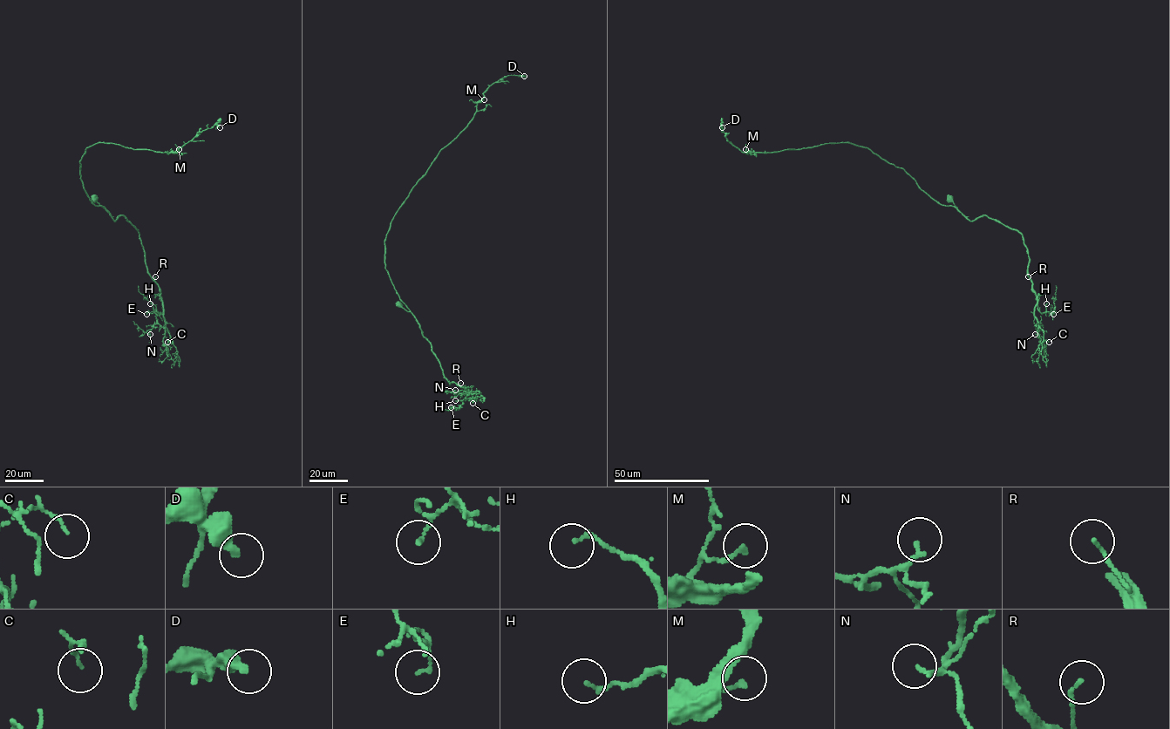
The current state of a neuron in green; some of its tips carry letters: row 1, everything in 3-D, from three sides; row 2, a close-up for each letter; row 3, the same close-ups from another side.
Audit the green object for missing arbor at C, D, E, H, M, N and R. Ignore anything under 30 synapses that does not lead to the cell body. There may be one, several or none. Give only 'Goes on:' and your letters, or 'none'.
Goes on: none

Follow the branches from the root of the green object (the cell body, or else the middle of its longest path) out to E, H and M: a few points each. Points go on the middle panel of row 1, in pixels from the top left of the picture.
E: (398, 304), (415, 317), (444, 376), (450, 384), (455, 382), (469, 392), (458, 407), (451, 407)
H: (398, 304), (415, 317), (444, 376), (450, 384), (455, 382), (469, 392), (462, 400), (455, 400)
M: (398, 304), (410, 310), (385, 269), (384, 240), (390, 223), (438, 153), (467, 125), (477, 104), (484, 99)

